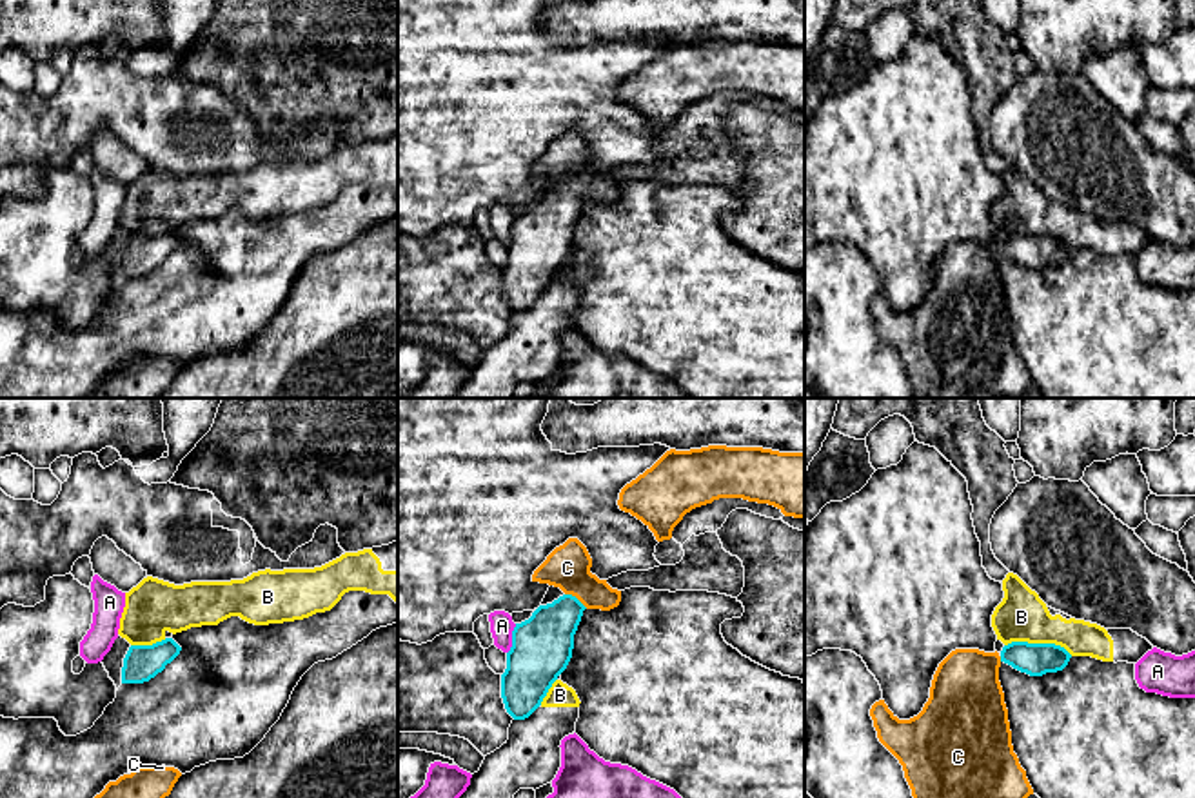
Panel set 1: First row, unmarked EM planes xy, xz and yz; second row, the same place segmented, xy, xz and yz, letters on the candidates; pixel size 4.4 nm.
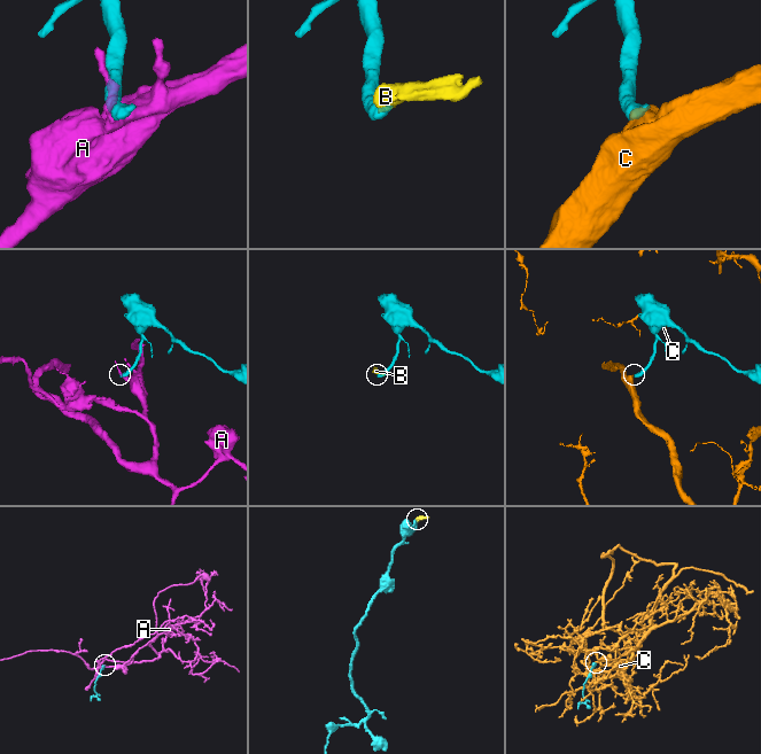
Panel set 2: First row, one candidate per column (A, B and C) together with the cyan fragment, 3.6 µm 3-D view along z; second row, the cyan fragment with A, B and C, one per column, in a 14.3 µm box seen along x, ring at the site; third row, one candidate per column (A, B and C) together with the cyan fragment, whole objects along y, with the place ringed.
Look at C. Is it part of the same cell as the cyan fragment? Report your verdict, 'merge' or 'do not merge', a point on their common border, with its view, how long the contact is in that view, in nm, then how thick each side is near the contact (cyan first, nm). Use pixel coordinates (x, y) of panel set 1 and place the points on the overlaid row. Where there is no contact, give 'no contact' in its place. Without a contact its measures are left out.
merge | xz (576, 598) | 120 nm | 260/190 nm

